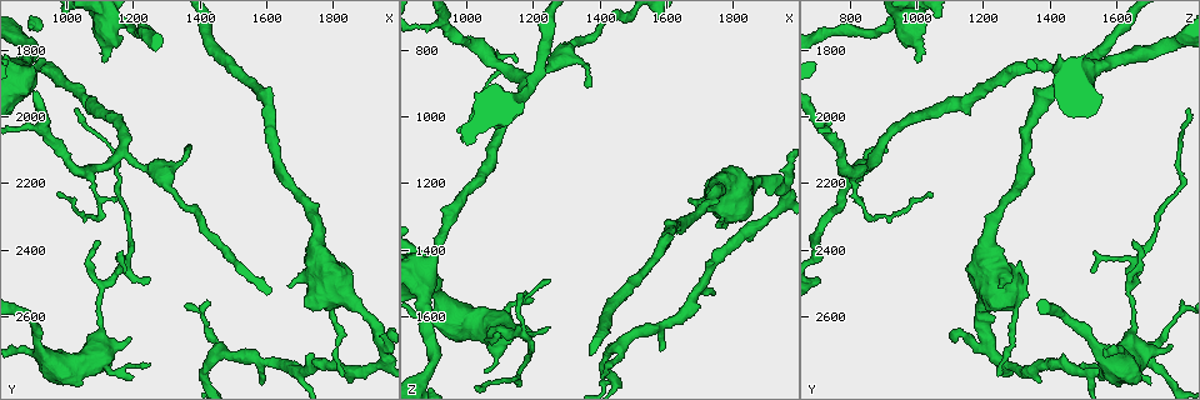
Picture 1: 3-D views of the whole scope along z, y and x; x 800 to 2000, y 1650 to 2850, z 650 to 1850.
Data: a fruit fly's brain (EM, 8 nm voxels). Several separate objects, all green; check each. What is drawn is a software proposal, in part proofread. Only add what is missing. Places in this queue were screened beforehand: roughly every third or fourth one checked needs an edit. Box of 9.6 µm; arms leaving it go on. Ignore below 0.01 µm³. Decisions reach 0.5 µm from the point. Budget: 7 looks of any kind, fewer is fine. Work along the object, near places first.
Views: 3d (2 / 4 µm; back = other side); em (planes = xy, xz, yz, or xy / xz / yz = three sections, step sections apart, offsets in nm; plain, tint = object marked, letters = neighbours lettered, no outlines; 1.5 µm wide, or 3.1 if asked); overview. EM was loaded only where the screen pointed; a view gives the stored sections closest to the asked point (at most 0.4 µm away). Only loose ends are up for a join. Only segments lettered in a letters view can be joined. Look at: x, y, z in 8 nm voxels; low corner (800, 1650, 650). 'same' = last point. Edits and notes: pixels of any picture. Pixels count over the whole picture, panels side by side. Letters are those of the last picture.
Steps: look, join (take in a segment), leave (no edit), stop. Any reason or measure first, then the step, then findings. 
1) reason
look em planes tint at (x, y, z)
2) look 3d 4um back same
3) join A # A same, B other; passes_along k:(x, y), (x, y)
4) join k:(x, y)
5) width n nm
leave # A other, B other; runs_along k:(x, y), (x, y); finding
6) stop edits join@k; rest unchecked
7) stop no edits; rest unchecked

thin end
look em planes letters at (1830, 2780, 1250)

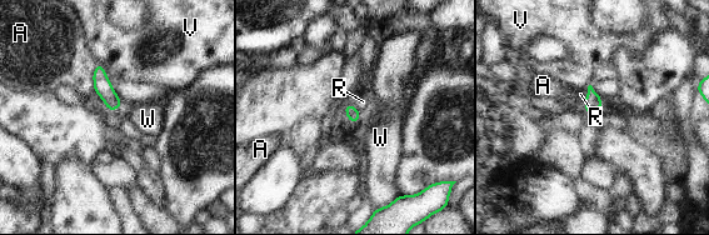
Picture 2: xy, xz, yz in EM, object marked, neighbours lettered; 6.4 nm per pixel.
leave # A other, R other, V other, W other; none of them fits

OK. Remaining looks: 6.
free end
look 3d 4um at (1250, 2740, 1500)

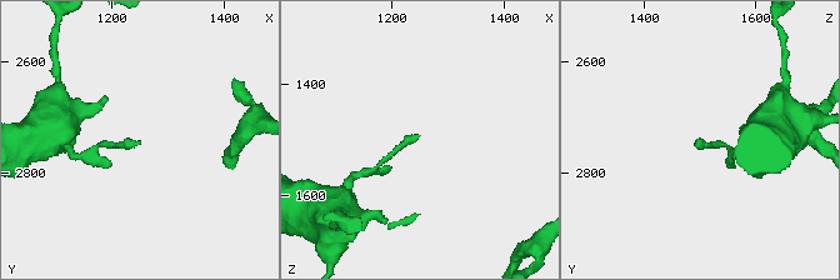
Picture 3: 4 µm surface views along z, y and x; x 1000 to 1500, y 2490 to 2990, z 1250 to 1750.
look em xz step 4 letters at (1255, 2745, 1495)

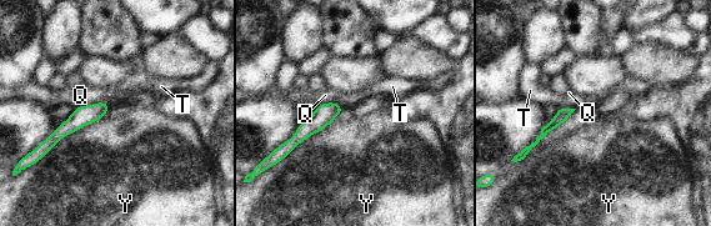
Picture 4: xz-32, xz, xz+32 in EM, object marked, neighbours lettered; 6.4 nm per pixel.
another direction
look em planes letters same

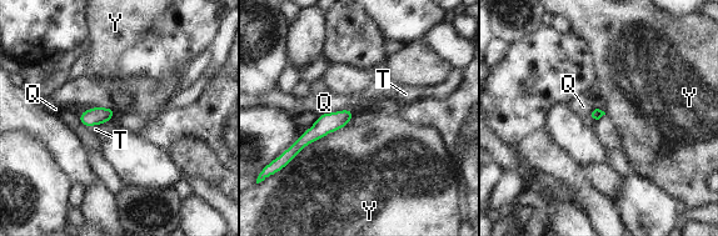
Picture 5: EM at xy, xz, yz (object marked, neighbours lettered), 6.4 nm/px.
width 70 nm
leave # Q other, T other, Y other; runs_along 5:(349, 114), (327, 122), (293, 151); none of them fits

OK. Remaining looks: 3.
free end
look em planes plain at (1360, 2120, 910)

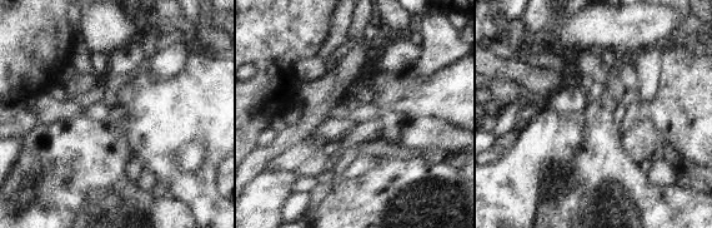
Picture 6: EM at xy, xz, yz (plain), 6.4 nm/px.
look em planes letters same

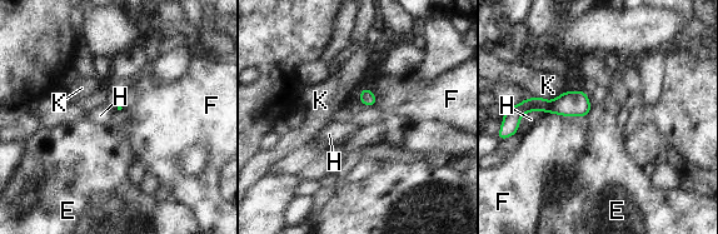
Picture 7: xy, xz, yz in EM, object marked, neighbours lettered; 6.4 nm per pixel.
longest_contact F 240 nm
leave # E other, F other, H other, K other; runs_along 7:(586, 99), (527, 105), (510, 132); no lettered segment goes on from it

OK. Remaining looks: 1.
stop no edits; rest unchecked

